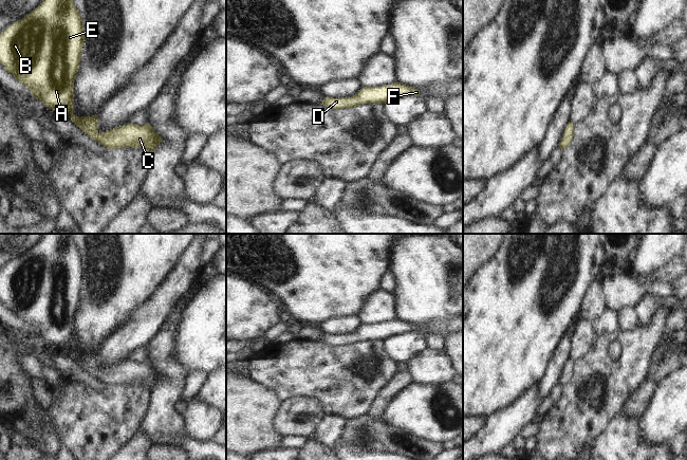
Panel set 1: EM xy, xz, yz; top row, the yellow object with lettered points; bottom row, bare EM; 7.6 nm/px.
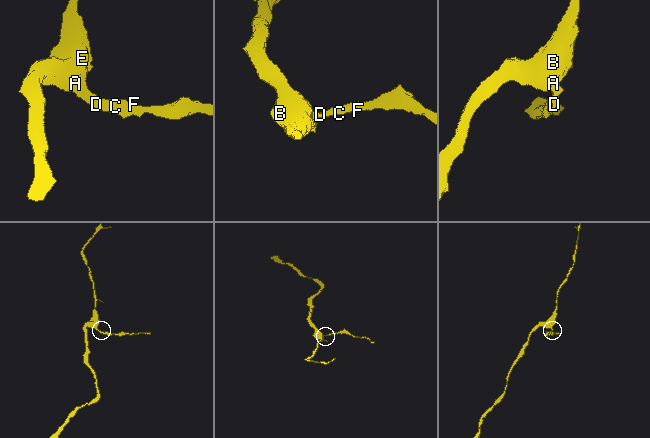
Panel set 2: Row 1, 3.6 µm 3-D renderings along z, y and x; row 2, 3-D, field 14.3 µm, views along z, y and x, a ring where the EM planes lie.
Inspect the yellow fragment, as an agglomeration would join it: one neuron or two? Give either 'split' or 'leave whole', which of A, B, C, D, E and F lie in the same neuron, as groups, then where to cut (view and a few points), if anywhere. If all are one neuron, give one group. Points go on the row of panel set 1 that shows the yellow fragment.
leave whole; groups A B C D E F; cut none

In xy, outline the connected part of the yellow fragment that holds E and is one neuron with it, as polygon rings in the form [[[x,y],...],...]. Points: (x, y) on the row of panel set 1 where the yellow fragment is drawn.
[[[44,0],[39,6],[26,14],[23,19],[15,21],[0,34],[0,62],[6,71],[31,90],[31,96],[42,100],[47,107],[53,110],[64,110],[71,114],[71,121],[92,140],[104,145],[108,149],[132,147],[141,148],[153,153],[163,139],[154,131],[150,124],[138,126],[130,123],[114,128],[113,130],[98,132],[98,115],[77,117],[73,112],[74,81],[80,68],[80,55],[85,43],[85,31],[82,19],[73,0]]]

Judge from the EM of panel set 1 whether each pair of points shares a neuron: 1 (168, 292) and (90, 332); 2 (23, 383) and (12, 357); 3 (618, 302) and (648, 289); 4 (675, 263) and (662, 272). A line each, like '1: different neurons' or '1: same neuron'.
1: different neurons
2: same neuron
3: same neuron
4: same neuron

